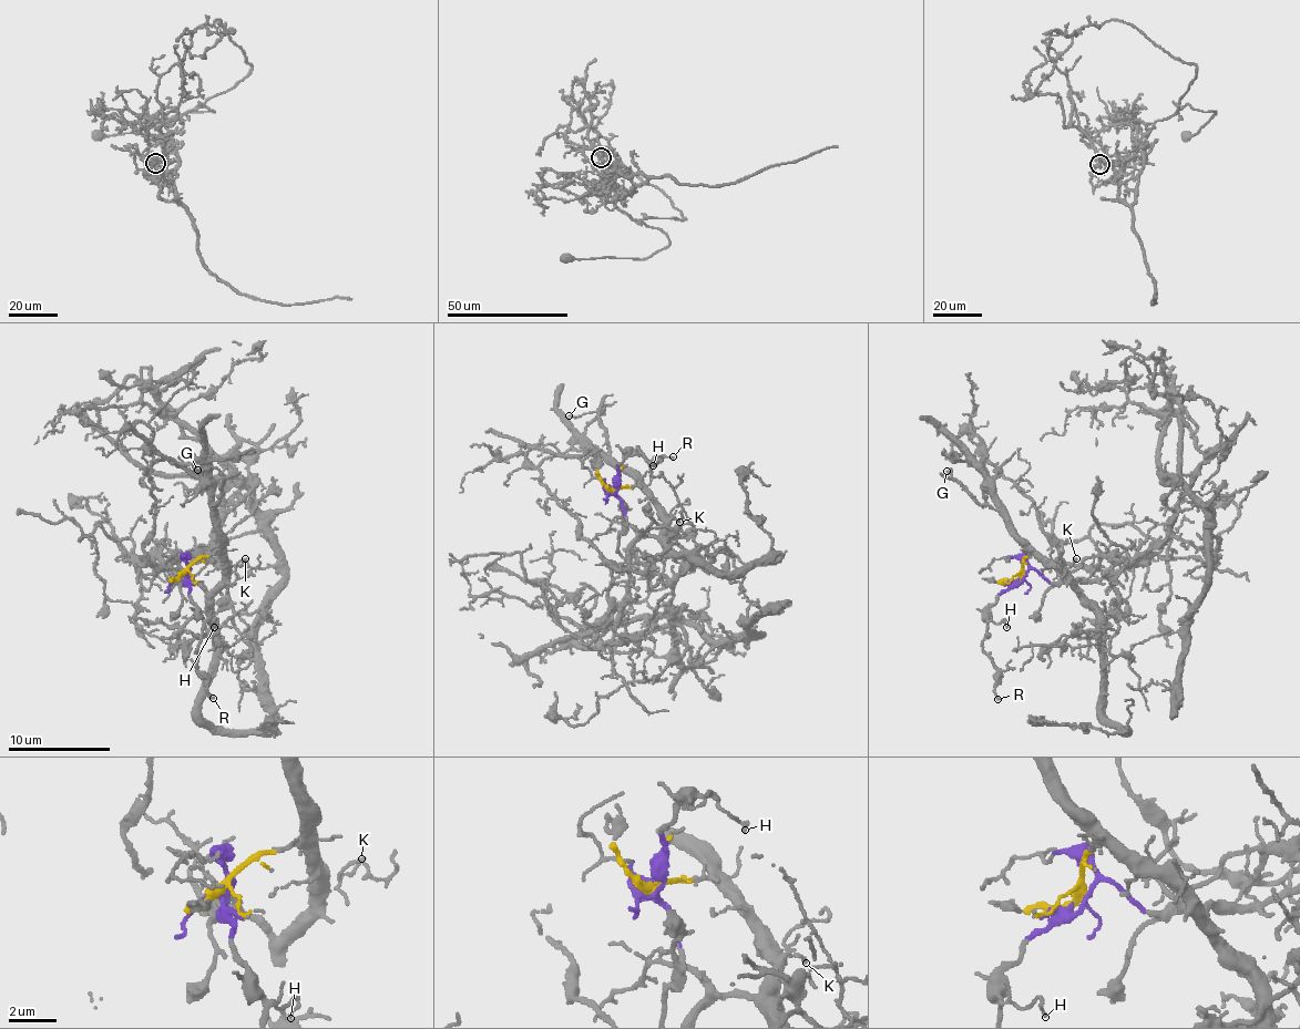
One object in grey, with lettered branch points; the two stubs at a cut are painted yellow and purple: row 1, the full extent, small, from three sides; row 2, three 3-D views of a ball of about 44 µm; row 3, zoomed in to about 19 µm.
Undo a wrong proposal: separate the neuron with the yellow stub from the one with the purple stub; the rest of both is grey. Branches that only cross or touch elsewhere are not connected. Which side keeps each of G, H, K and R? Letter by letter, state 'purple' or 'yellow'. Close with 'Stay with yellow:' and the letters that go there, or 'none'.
G: yellow
H: purple
K: yellow
R: purple
Stay with yellow: G, K

